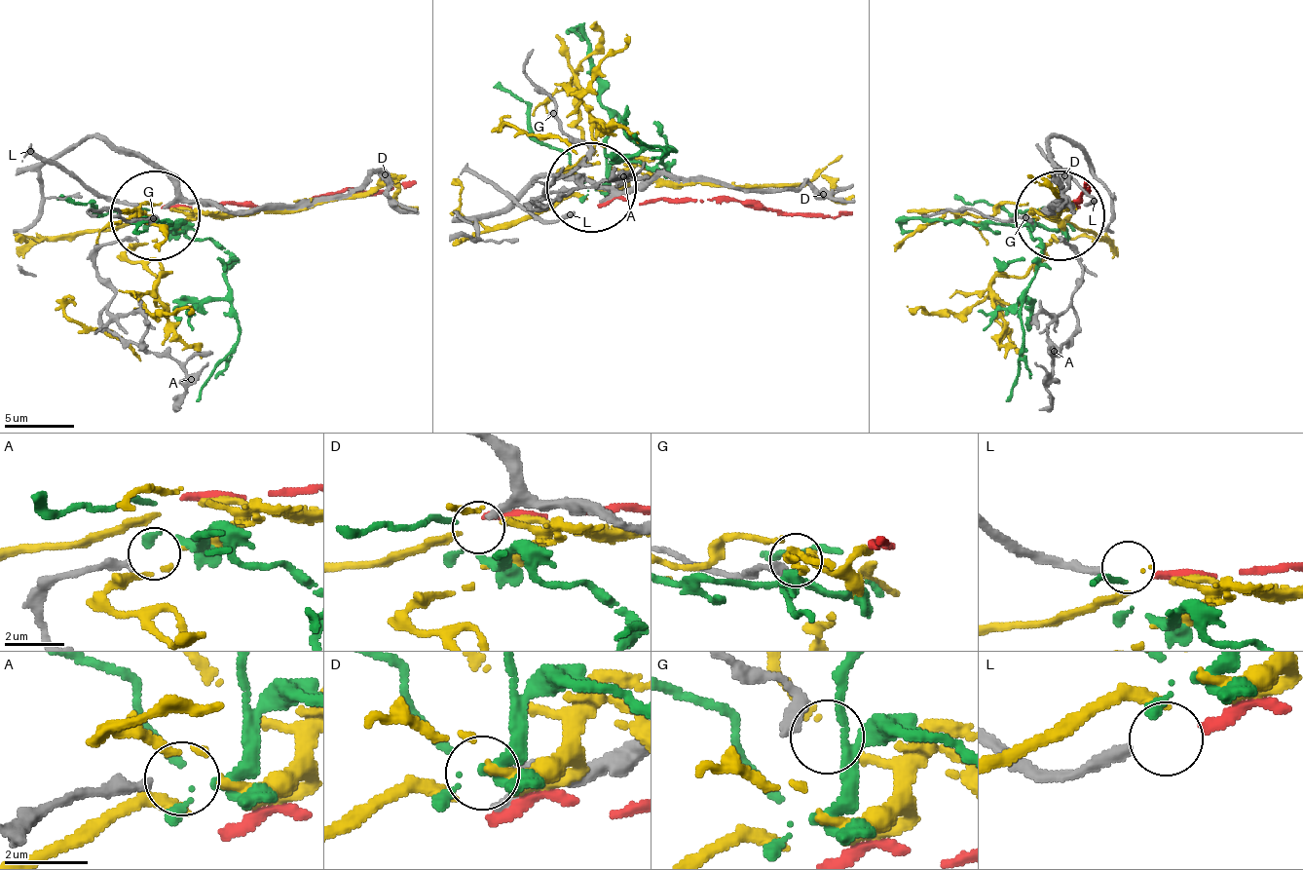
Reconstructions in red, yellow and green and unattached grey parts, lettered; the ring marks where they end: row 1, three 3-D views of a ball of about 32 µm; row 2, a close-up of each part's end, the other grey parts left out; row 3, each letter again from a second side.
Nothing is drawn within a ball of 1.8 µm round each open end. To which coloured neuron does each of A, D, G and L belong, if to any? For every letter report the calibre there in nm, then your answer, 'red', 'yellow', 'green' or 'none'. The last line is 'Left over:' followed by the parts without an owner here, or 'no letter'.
A: calibre 280 nm; yellow
D: calibre 280 nm; green
G: calibre 360 nm; none
L: calibre 240 nm; red
Left over: G

